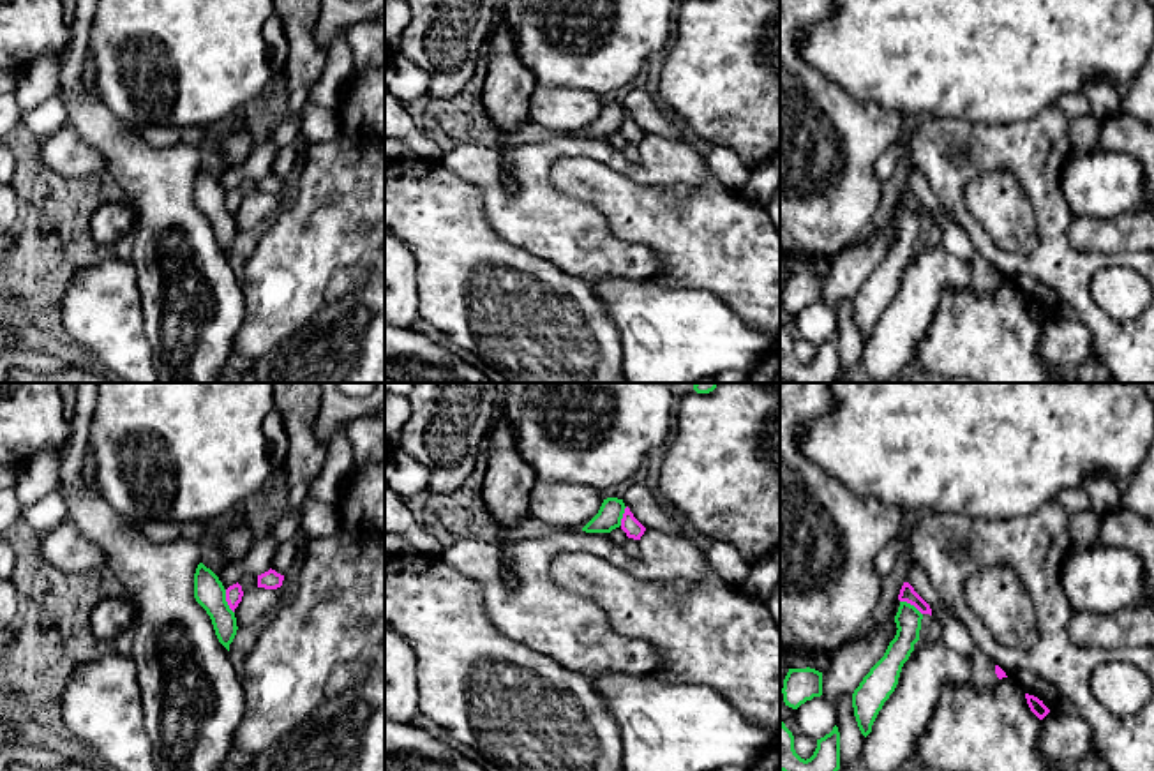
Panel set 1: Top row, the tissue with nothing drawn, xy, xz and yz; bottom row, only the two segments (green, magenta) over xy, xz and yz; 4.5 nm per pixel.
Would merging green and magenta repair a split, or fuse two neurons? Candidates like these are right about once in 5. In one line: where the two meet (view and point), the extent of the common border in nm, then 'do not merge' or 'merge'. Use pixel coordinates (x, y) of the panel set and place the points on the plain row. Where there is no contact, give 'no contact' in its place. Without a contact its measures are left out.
meets green in xy at (226, 207); contact 120 nm long; do not merge

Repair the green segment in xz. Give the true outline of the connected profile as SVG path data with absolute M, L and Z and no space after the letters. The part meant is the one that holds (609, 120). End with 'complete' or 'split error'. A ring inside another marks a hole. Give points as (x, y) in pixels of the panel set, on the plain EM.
M618 102L603 104L598 118L582 132L586 138L611 138L621 131L625 108Z; complete

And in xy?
M203 168L194 178L194 203L212 224L219 247L229 256L229 249L236 240L236 222L226 206L226 194L219 182Z; complete

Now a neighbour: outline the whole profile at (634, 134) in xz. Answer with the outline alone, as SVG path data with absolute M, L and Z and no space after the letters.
M625 113L623 124L621 124L621 134L626 138L628 143L641 145L646 132L633 122L630 113Z

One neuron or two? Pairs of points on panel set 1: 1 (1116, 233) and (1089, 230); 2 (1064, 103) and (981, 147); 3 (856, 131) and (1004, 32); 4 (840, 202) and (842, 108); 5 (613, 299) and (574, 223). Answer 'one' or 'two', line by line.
1: one
2: two
3: two
4: one
5: two

